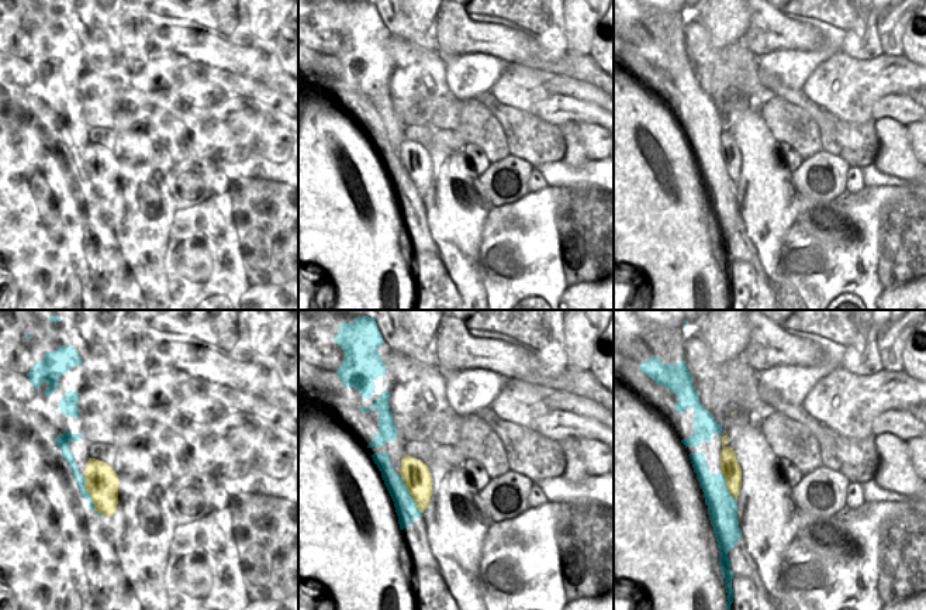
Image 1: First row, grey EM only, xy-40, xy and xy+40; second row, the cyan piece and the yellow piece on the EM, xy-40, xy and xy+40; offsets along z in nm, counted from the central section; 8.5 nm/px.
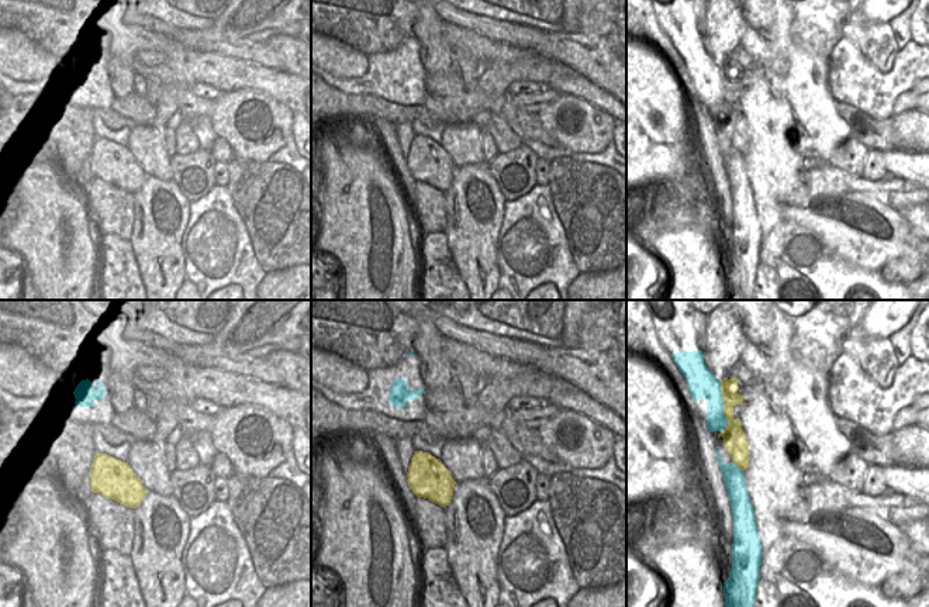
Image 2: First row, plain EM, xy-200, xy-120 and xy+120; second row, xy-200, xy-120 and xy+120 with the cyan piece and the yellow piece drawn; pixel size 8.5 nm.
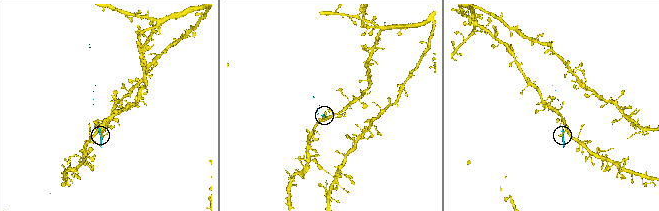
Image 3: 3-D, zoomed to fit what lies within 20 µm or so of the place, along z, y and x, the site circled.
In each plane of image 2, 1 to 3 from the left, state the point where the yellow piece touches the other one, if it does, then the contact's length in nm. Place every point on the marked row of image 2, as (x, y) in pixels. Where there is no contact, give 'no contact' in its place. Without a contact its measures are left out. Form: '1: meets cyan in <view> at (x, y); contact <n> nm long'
1: no contact
2: no contact
3: meets cyan in xy+120 at (722, 403); contact 360 nm long

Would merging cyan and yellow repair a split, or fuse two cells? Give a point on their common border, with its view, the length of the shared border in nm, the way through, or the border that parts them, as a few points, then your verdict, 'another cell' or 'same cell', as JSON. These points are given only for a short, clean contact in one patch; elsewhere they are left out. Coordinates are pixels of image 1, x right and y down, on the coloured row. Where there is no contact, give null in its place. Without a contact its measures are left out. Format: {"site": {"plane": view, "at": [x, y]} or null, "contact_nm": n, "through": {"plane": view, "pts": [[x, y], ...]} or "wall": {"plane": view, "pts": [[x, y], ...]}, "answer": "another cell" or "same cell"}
{"site": {"plane": "xy-40", "at": [87, 495]}, "contact_nm": 380, "answer": "another cell"}

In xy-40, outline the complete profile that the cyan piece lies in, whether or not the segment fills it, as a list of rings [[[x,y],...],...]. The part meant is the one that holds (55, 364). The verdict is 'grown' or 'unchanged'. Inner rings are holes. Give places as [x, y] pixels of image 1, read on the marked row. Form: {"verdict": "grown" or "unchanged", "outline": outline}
{"verdict": "unchanged", "outline": [[[61,345],[56,351],[44,354],[44,359],[35,362],[27,376],[34,389],[41,387],[41,383],[45,382],[49,387],[44,393],[49,397],[53,389],[59,386],[58,378],[62,378],[76,365],[83,366],[77,351],[72,345]]]}

